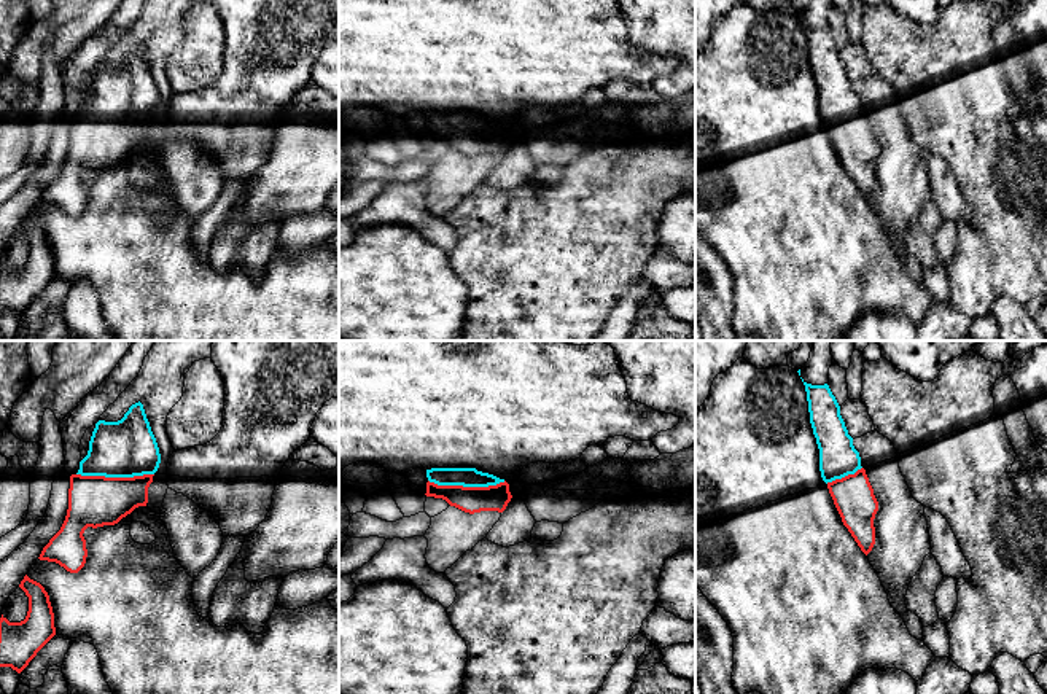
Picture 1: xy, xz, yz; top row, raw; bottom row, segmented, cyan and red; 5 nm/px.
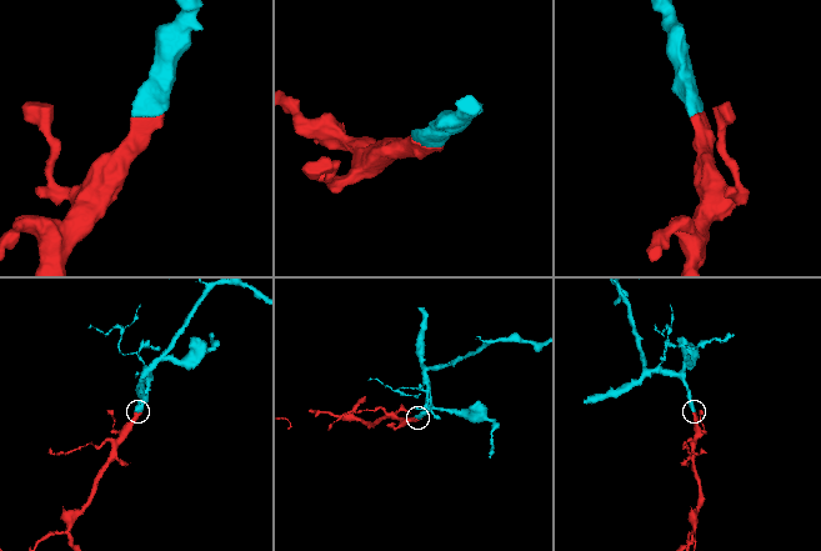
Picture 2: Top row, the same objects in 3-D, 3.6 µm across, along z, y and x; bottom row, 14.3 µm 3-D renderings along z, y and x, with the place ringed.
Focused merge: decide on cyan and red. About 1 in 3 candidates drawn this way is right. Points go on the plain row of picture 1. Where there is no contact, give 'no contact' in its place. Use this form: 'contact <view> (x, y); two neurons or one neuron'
contact xy (115, 120); two neurons

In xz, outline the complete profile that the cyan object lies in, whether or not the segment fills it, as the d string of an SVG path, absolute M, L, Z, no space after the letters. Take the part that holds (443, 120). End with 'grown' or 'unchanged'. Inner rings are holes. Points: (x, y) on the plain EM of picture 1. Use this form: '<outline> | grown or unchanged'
M431 111L426 113L426 121L438 129L463 131L488 131L504 126L504 123L477 115L476 111Z | unchanged

